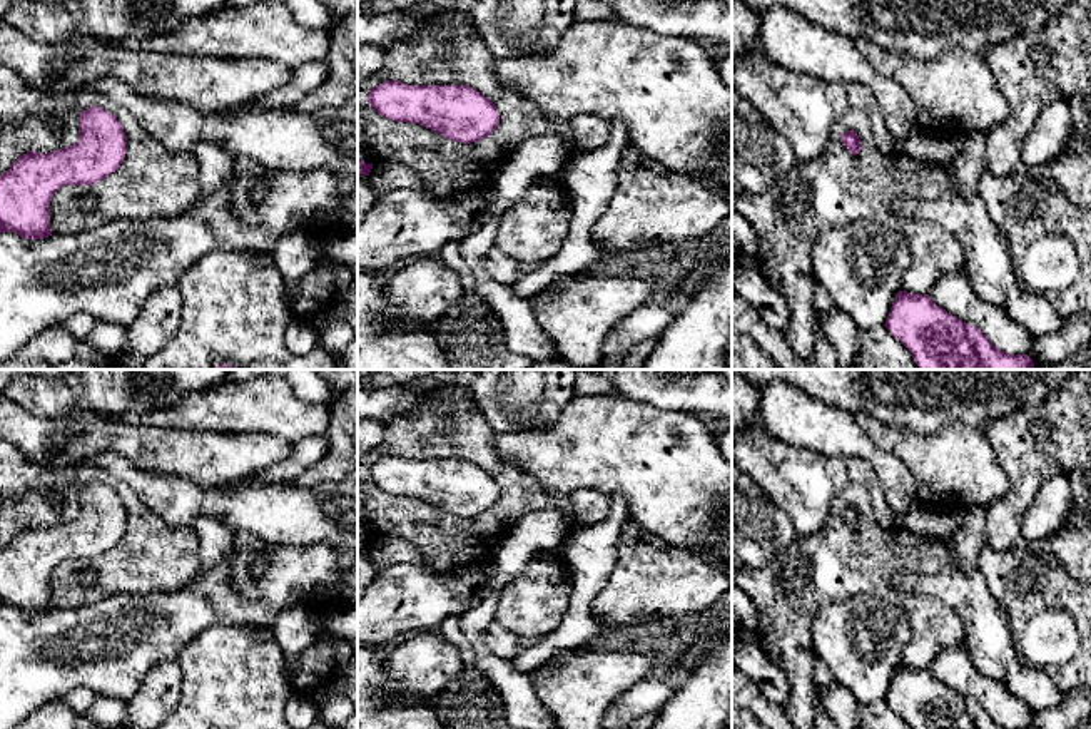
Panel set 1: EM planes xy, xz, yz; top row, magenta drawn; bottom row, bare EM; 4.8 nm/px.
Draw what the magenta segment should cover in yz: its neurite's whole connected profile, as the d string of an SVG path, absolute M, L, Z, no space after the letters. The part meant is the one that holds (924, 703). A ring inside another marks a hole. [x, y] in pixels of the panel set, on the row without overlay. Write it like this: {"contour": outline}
{"contour": "M899 665L884 701L911 729L1007 729L981 704L937 681L929 669Z"}

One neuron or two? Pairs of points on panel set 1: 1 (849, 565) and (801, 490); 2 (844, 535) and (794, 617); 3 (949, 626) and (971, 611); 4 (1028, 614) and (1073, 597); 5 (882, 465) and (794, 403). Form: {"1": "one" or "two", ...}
{"1": "two", "2": "one", "3": "two", "4": "one", "5": "one"}

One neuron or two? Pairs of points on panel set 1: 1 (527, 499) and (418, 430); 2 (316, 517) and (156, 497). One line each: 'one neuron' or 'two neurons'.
1: one neuron
2: one neuron

